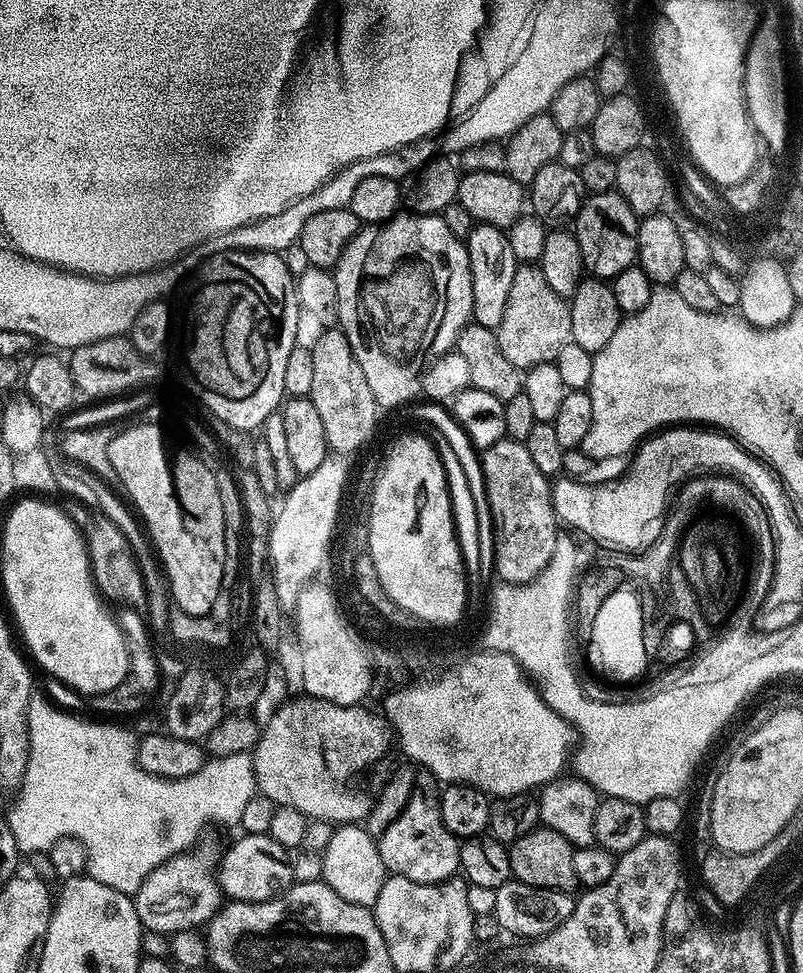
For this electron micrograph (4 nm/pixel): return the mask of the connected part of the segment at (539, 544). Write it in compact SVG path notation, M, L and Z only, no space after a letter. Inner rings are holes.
M507 438L494 442L494 446L483 449L482 455L484 456L480 460L480 472L484 475L484 496L488 499L488 512L492 515L492 536L496 539L496 545L493 546L492 552L496 555L496 572L501 581L510 584L528 583L535 576L539 575L540 571L550 562L551 554L554 552L556 535L558 533L558 521L556 518L556 511L552 505L552 484L549 477L545 475L542 470L534 464L530 453L527 450L527 446L524 442L518 440L509 440Z

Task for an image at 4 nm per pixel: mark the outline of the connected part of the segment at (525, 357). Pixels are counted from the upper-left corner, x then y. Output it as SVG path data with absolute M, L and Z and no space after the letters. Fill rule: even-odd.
M532 262L521 263L514 274L514 283L510 285L502 322L494 330L506 359L521 370L553 363L558 350L562 350L562 346L569 344L572 338L568 305L565 297L550 290L540 267Z

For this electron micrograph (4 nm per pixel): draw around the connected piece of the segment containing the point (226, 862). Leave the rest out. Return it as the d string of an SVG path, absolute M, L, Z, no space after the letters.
M241 835L241 840L236 840L221 855L218 860L218 879L220 891L229 901L245 900L251 904L257 904L263 900L275 900L277 896L288 891L294 881L292 879L292 861L289 849L283 848L278 842L274 842L271 836Z

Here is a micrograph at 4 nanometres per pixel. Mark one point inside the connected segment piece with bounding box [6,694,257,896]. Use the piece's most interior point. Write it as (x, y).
(82, 779)

